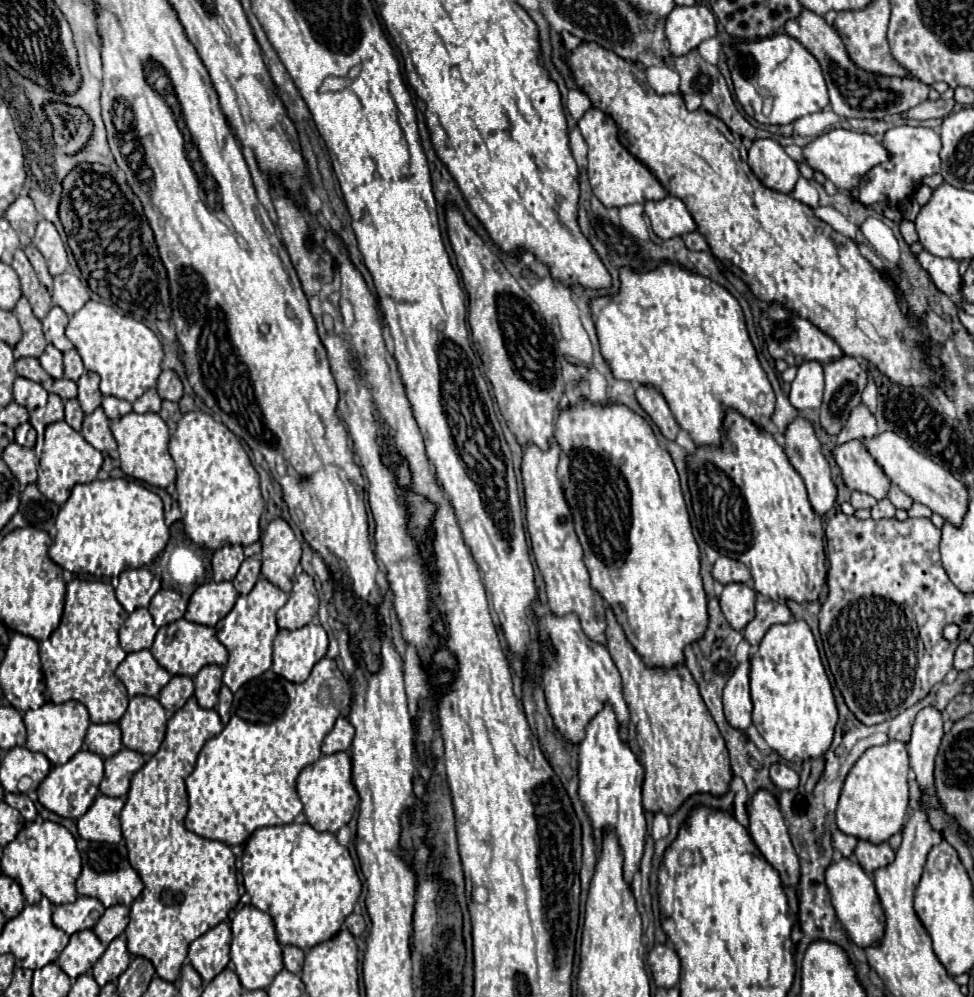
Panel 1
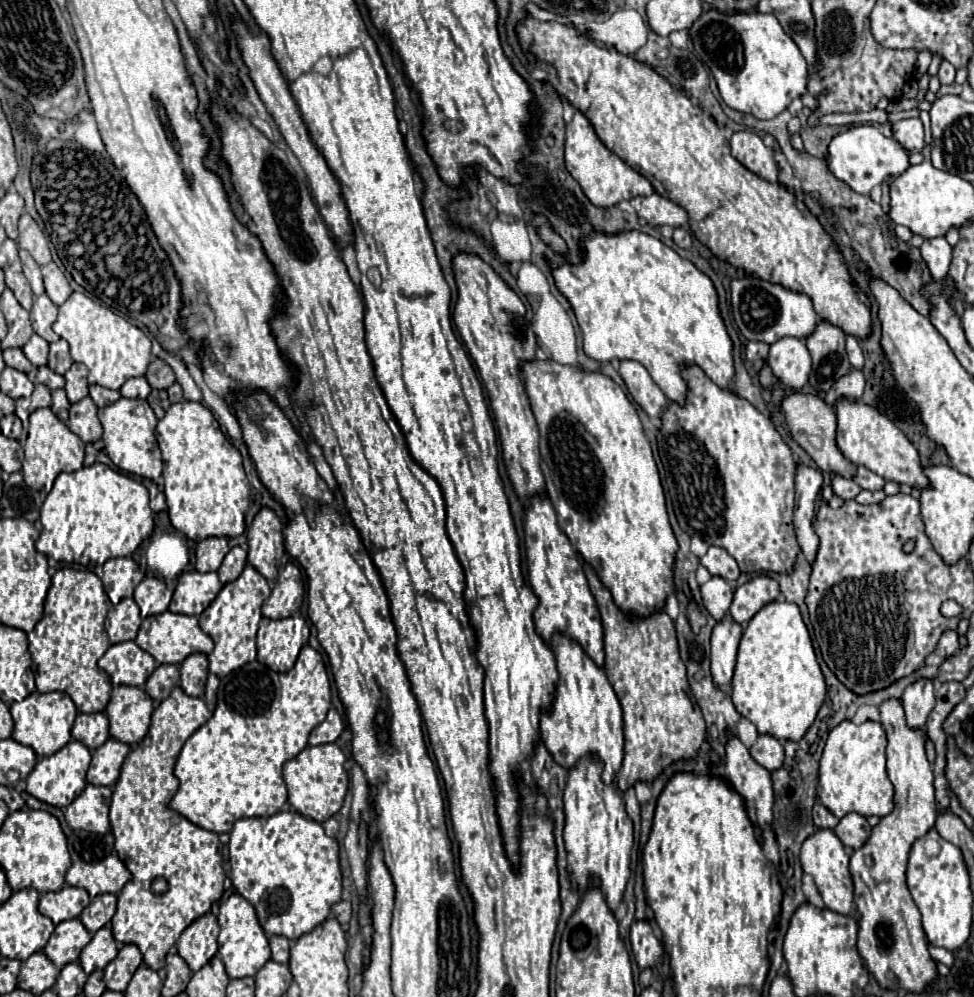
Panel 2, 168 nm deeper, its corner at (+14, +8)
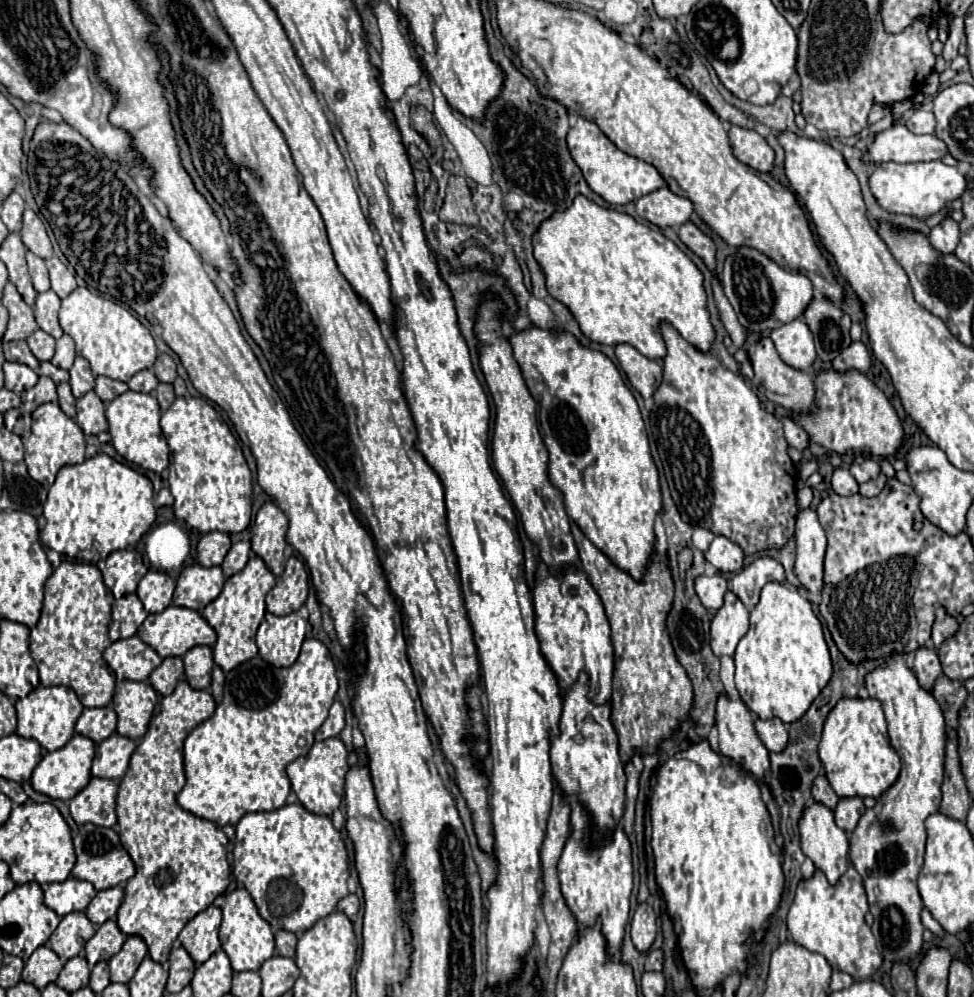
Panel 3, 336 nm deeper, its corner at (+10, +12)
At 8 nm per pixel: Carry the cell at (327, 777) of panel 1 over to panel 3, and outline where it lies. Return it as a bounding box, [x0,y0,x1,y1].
[286,738,348,816]

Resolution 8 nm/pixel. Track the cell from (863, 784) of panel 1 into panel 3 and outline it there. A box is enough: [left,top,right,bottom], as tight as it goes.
[818,698,900,798]

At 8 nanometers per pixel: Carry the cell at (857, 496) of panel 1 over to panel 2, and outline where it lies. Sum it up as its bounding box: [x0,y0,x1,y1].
[832,476,862,500]

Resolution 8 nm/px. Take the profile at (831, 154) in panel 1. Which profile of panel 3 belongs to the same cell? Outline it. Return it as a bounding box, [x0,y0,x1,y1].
[864,122,948,162]

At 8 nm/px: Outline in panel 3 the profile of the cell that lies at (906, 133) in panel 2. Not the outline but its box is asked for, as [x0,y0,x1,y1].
[906,110,936,134]

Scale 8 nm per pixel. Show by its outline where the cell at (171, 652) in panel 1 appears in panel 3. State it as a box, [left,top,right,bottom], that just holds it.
[138,604,216,658]

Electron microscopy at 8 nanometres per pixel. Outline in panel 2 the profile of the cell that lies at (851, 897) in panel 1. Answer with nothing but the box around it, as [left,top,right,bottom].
[800,830,858,918]

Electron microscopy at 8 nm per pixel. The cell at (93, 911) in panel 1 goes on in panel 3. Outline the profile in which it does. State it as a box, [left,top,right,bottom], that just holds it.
[44,878,96,916]

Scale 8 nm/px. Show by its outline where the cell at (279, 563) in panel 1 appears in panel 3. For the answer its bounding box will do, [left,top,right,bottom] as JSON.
[250,502,288,576]

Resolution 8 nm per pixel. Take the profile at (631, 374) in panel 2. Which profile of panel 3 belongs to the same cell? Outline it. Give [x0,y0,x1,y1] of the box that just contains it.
[616,344,662,398]

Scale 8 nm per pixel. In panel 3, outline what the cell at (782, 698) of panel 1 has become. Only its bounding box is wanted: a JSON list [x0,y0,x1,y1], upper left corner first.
[736,582,832,722]

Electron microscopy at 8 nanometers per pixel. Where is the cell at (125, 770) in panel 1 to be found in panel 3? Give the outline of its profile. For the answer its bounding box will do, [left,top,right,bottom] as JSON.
[92,732,136,780]

